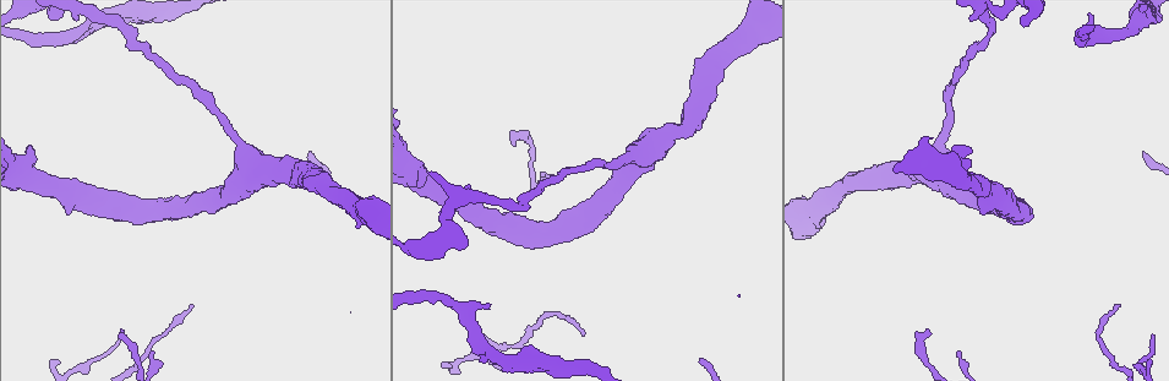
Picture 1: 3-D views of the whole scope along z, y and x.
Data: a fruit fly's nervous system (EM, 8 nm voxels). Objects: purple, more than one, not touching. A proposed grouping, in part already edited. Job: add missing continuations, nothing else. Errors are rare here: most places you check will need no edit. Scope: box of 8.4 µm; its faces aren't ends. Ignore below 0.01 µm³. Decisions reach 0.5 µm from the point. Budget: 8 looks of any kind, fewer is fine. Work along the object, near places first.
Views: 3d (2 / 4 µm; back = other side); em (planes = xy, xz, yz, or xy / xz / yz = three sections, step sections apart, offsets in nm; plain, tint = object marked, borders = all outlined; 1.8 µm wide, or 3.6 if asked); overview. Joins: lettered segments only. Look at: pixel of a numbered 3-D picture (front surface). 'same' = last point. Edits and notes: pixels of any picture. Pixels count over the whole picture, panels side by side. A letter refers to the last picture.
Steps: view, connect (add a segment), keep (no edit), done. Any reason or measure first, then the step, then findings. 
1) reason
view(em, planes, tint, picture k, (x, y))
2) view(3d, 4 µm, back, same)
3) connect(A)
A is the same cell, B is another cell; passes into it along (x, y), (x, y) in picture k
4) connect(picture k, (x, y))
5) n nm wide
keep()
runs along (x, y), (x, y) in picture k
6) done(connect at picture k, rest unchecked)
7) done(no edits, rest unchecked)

free end
view(3d, 4 µm, picture 1, (512, 141))

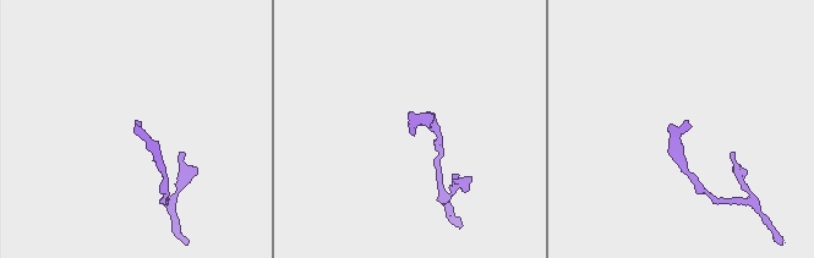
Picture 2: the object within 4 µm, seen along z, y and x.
view(em, 3.6 µm, yz, step 8, tint, picture 2, (411, 133))

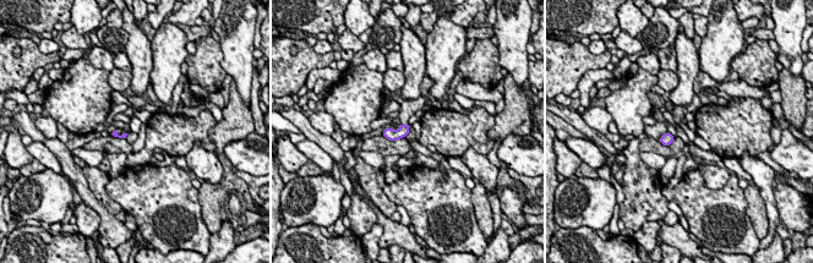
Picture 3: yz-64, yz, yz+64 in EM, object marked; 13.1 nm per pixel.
view(em, 3.6 µm, planes, borders, same)

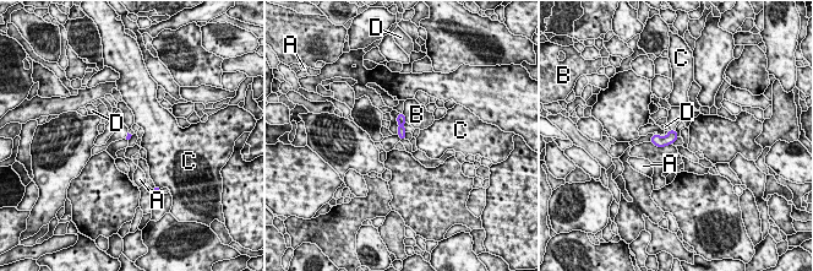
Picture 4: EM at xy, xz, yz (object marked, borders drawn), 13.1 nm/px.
D touches over 280 nm
keep()
A, B, C and D are other cells; border along (399, 113), (397, 117), (397, 134) in picture 4; none of them fits

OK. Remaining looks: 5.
an open end
view(em, planes, borders, picture 1, (189, 306))

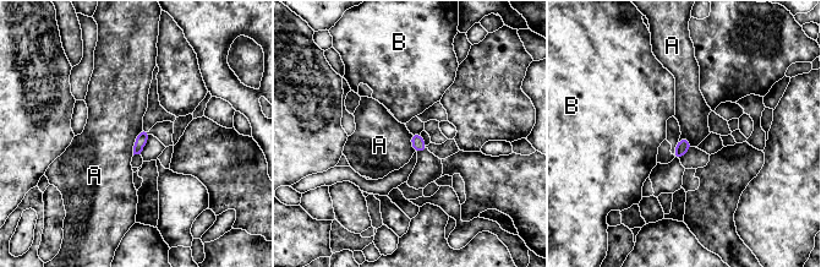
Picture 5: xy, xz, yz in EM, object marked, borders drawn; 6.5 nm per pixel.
keep()
A and B are other cells; border along (142, 127), (136, 137), (132, 154) in picture 5; no lettered segment goes on from it

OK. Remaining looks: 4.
stops while still wide
view(em, planes, borders, picture 1, (31, 149))

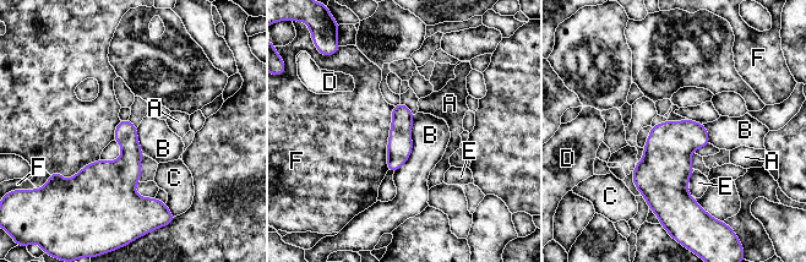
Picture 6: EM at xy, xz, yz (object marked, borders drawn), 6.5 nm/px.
keep()
A, B, C, D, E and F are other cells; border along (414, 115), (412, 153), (393, 174) in picture 6; no lettered segment goes on from it

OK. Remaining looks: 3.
done(no edits, rest unchecked)

